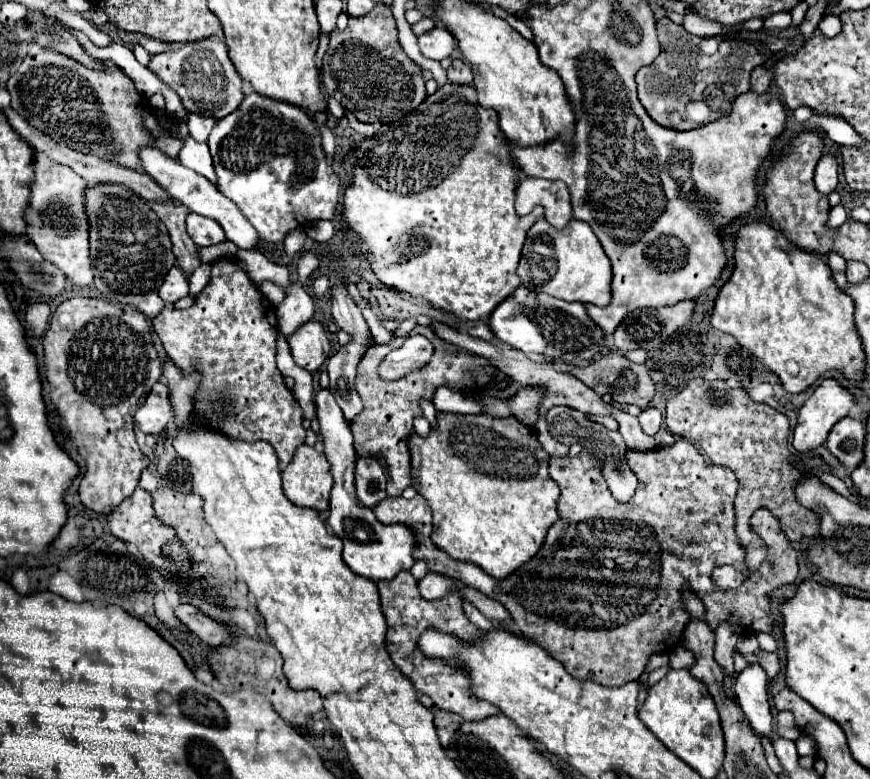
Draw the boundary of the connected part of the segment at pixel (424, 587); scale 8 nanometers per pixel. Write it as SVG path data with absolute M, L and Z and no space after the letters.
M428 573L424 579L420 579L420 595L428 601L444 597L446 593L450 593L452 587L454 583L448 577L442 577L438 573Z

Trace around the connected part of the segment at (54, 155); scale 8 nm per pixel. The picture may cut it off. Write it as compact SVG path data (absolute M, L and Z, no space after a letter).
M2 107L2 113L6 115L10 127L14 127L14 131L16 131L20 137L24 137L26 143L30 143L34 149L46 151L46 154L55 161L68 165L68 167L72 167L78 175L86 177L86 183L88 183L90 187L100 185L100 183L118 183L118 185L126 185L126 187L130 187L134 193L142 195L142 199L148 199L148 201L166 203L166 201L170 199L170 197L166 197L166 191L162 191L156 183L152 183L150 177L144 177L144 173L138 173L138 171L134 171L134 169L128 169L128 167L124 167L124 165L118 165L118 163L112 163L112 161L106 161L106 159L98 159L98 157L94 157L94 155L78 153L78 151L74 151L74 149L70 149L68 146L58 144L53 141L52 138L46 137L46 133L34 129L24 117L18 117L18 113L14 113L12 107Z

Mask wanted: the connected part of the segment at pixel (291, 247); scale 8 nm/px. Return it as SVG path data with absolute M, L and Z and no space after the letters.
M294 229L294 233L288 233L286 239L284 239L284 251L286 251L286 255L300 253L300 249L304 245L304 239L306 239L304 229Z

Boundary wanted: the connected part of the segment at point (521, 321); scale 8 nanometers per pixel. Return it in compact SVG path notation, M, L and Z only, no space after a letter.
M518 287L510 299L500 303L496 311L490 315L490 329L494 335L520 349L524 353L544 355L548 359L562 359L566 363L572 361L594 361L602 353L602 329L590 321L582 303L566 303L554 297L548 297L540 291L530 291L526 287Z

